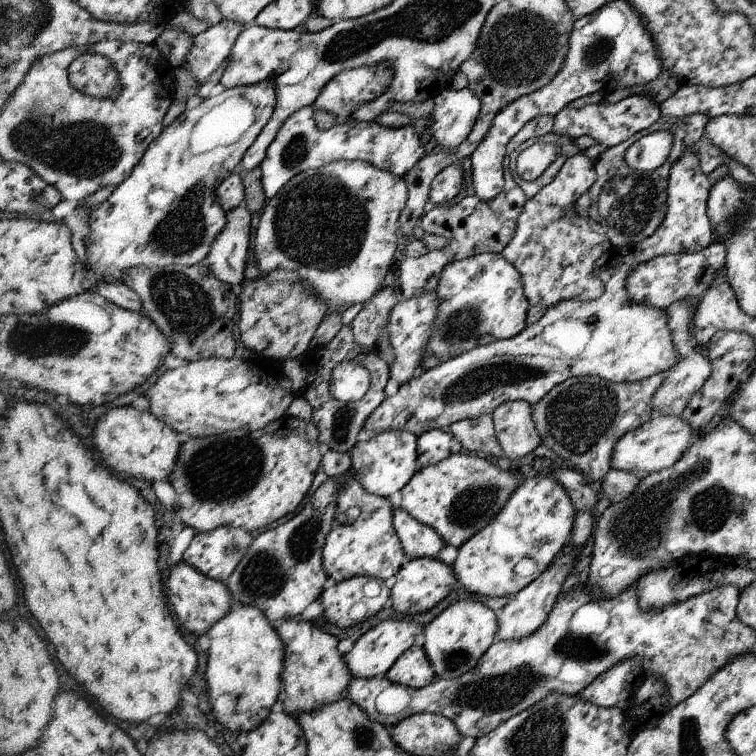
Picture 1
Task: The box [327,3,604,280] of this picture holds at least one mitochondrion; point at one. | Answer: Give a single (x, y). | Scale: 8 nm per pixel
(518, 48)

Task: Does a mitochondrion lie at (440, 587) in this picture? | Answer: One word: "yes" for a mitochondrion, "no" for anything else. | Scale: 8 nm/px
no

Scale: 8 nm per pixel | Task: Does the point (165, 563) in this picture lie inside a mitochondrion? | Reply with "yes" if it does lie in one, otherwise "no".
no

